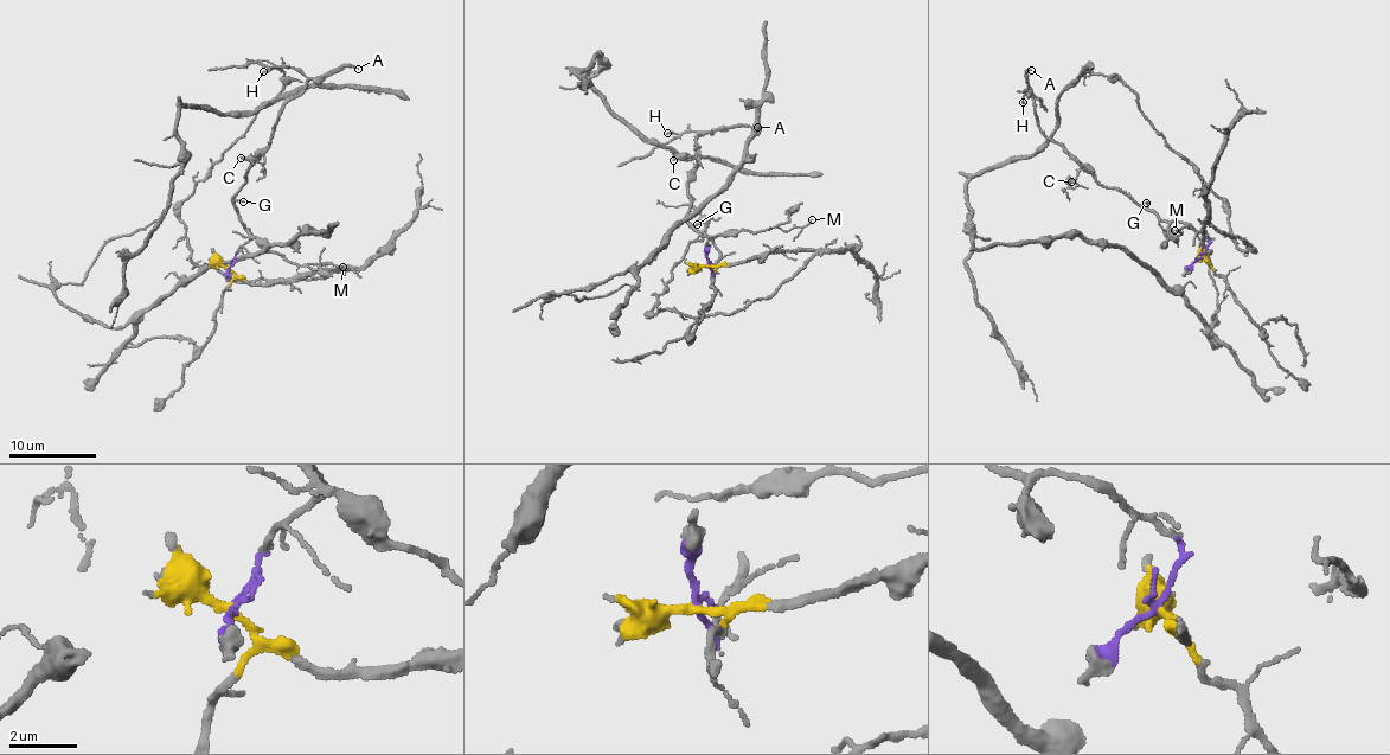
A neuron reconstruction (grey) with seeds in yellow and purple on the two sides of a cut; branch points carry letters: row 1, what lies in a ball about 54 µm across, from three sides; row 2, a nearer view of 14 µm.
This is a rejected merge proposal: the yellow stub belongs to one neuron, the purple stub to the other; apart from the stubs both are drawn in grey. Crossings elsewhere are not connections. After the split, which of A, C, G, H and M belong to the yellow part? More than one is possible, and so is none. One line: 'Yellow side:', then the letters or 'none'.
Yellow side: none

